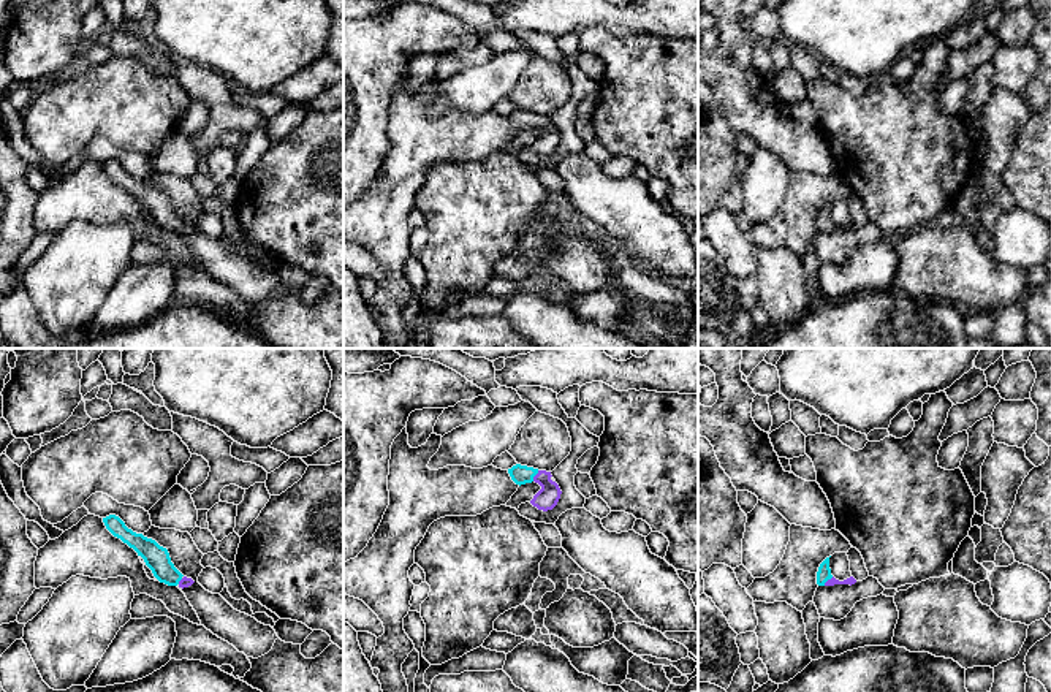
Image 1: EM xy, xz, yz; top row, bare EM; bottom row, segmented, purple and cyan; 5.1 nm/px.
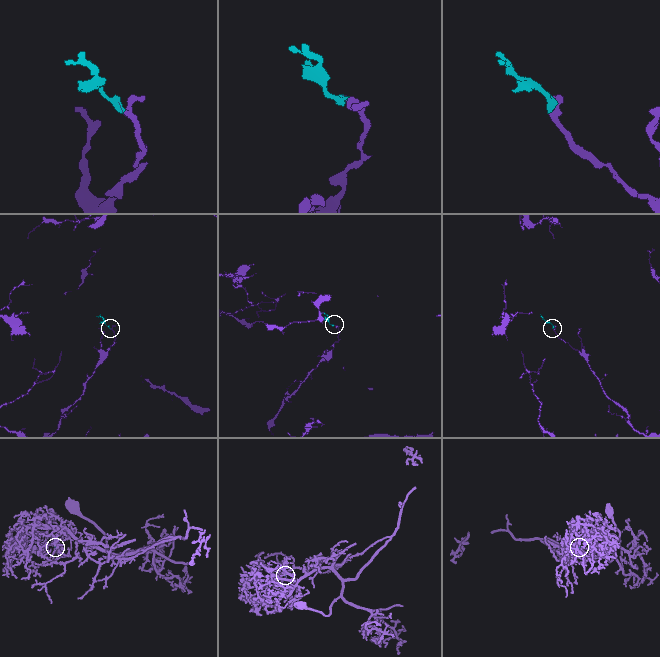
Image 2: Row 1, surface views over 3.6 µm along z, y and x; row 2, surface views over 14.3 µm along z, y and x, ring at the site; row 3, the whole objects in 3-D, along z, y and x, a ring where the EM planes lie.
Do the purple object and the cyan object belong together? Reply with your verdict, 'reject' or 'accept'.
accept

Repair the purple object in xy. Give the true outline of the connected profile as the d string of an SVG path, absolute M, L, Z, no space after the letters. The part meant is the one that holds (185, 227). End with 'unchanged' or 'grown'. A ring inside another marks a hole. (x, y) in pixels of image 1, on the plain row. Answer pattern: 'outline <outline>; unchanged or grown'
outline M109 160L103 163L106 174L130 193L133 193L138 201L141 201L146 211L152 215L154 222L168 231L188 233L195 226L184 222L171 207L169 198L166 193L160 192L155 185L136 179L125 171L125 168L116 162Z; grown

